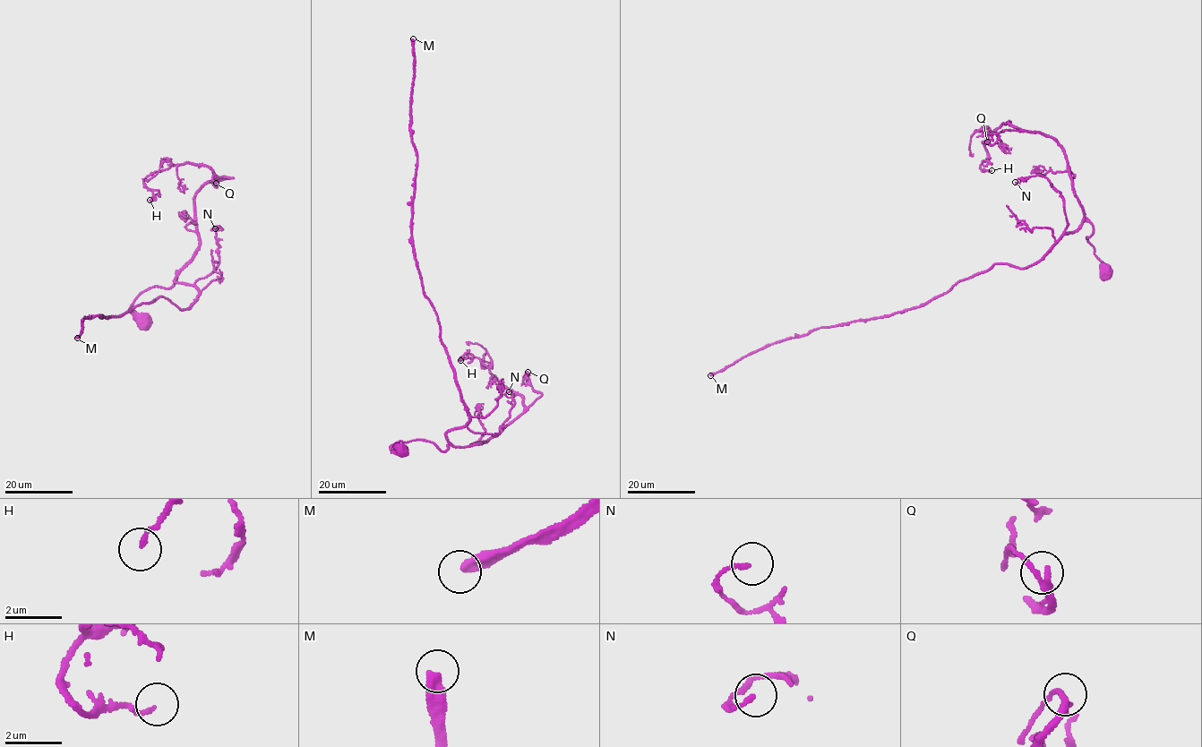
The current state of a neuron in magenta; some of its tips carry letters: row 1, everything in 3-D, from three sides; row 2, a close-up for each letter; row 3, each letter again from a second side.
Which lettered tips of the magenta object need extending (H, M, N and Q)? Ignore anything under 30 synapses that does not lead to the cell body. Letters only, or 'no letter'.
M

